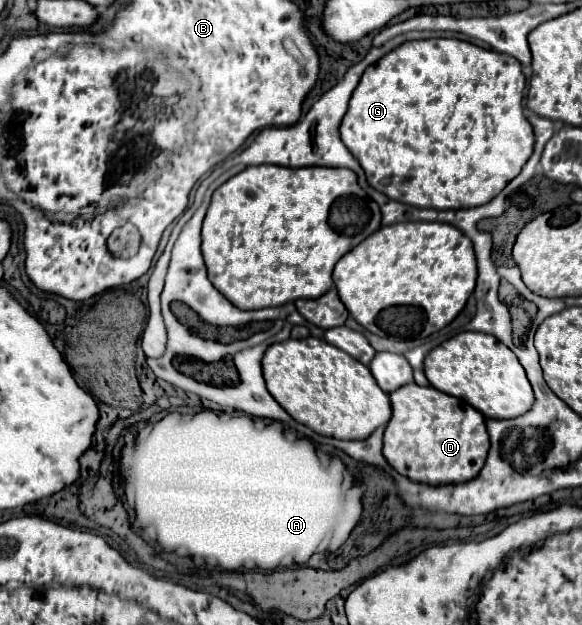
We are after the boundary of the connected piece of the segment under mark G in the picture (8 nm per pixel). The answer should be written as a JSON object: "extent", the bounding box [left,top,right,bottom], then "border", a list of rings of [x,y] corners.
{"extent":[341,39,535,209],"border":[[[423,39],[423,41],[407,41],[387,53],[377,63],[369,65],[363,73],[357,89],[353,91],[353,97],[349,101],[349,111],[343,117],[341,123],[341,139],[347,145],[347,149],[353,153],[353,157],[361,163],[367,181],[371,187],[381,191],[383,195],[415,205],[415,207],[429,207],[429,209],[463,209],[463,207],[479,207],[489,203],[493,197],[497,197],[505,185],[515,179],[521,173],[523,163],[531,157],[535,147],[535,135],[531,131],[531,123],[523,115],[523,89],[525,89],[525,75],[521,71],[521,63],[511,59],[511,55],[497,53],[493,49],[483,49],[467,41],[459,39]]]}

